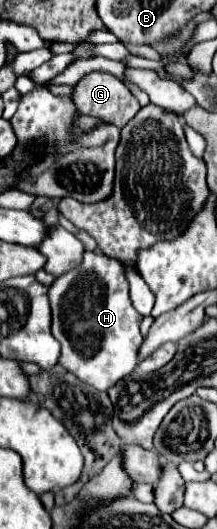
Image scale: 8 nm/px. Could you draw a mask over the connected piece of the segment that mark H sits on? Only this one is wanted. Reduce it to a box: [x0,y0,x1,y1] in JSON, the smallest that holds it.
[50,253,142,391]

